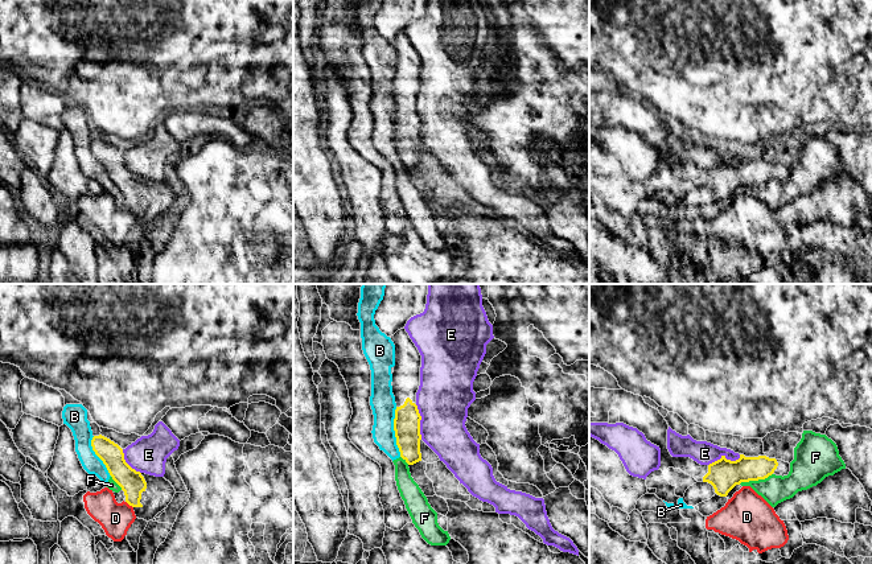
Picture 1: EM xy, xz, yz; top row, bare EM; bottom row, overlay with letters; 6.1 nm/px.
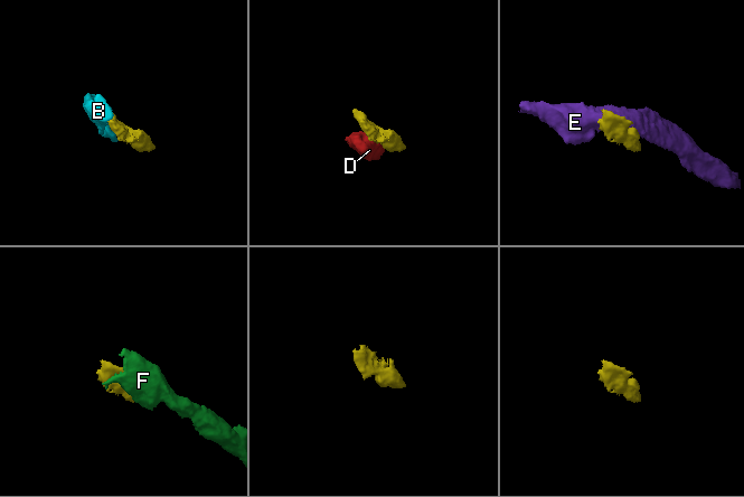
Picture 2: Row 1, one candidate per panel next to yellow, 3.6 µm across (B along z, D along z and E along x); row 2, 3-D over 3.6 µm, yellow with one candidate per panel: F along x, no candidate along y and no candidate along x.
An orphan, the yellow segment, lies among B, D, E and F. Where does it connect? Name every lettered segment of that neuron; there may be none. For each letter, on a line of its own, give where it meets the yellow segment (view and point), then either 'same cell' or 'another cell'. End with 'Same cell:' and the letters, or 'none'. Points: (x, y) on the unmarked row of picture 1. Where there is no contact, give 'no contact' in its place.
B: xz (395, 136) | another cell
D: xy (130, 209) | another cell
E: yz (724, 161) | another cell
F: yz (755, 184) | another cell
Same cell: none

